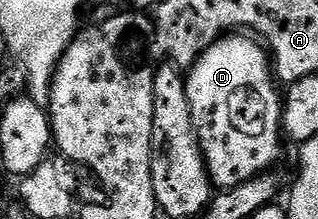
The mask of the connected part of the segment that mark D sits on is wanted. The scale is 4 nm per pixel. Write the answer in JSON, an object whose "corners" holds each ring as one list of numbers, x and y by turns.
{"corners":[[250,35,219,36,198,56,197,63,190,66,185,78,188,103,192,107,192,123,198,130,198,142,202,157,206,160,206,173,210,176,211,186,218,191,240,187,240,183,248,183,252,178,273,170,284,146,284,97,272,72,272,61,267,50]]}

